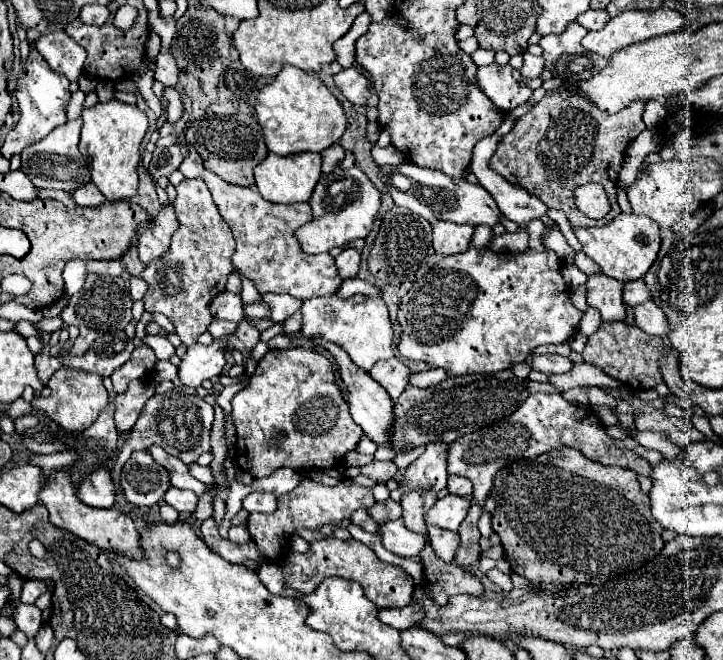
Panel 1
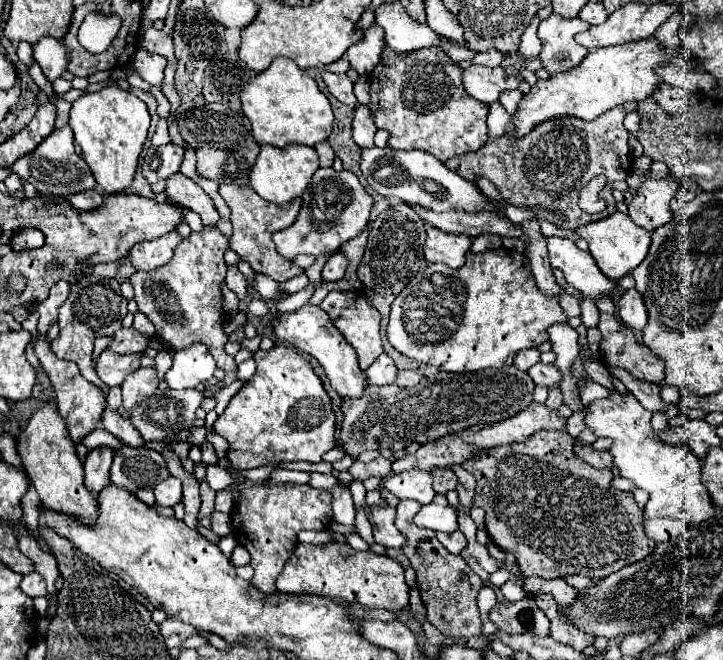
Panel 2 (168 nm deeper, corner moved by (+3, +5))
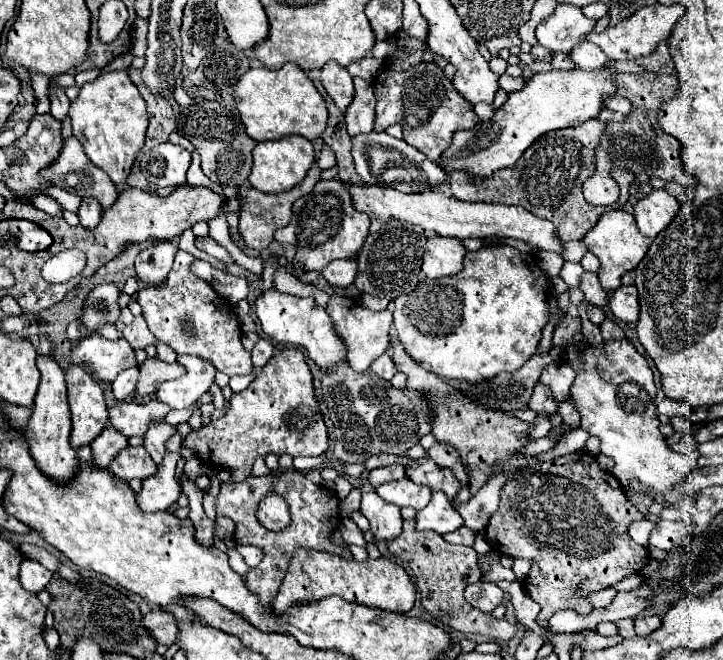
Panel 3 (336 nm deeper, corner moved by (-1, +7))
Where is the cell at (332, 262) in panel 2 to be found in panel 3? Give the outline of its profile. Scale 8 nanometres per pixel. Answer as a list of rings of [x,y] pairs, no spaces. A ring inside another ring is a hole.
[[[334,260],[322,270],[322,278],[330,286],[348,286],[356,278],[356,260]]]

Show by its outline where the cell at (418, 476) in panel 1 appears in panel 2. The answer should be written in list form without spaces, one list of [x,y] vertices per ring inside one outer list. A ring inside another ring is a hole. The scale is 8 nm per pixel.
[[[408,470],[402,474],[388,476],[384,480],[384,488],[400,500],[416,500],[422,506],[428,504],[436,494],[432,488],[430,472],[420,472],[420,470]]]

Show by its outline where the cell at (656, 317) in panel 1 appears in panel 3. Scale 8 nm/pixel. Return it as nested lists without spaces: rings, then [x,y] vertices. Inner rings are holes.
[[[620,286],[610,296],[610,310],[612,314],[622,320],[636,324],[640,316],[640,304],[638,304],[638,290],[634,286]]]

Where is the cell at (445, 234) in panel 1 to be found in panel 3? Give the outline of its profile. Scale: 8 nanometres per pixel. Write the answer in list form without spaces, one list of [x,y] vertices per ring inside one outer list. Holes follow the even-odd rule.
[[[432,236],[426,244],[422,272],[426,278],[454,276],[464,268],[464,256],[466,248],[460,240]]]

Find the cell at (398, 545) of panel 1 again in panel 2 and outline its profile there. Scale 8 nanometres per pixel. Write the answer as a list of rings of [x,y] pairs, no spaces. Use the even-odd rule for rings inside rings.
[[[368,506],[366,516],[372,524],[374,540],[376,544],[382,544],[384,548],[402,548],[404,546],[404,536],[396,530],[394,518],[396,518],[396,508],[390,506]]]

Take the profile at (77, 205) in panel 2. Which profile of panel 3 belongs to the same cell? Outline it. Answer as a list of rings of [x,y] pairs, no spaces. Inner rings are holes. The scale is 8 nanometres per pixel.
[[[82,198],[82,204],[80,204],[80,208],[78,208],[80,224],[82,224],[84,228],[96,228],[98,222],[100,222],[100,216],[102,216],[102,206],[100,206],[96,200]]]

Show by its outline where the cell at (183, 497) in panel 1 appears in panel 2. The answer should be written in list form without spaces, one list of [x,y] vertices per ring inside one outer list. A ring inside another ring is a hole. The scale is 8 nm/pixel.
[[[168,476],[166,480],[154,486],[154,496],[158,506],[174,506],[182,500],[182,484],[178,482],[178,478]]]

